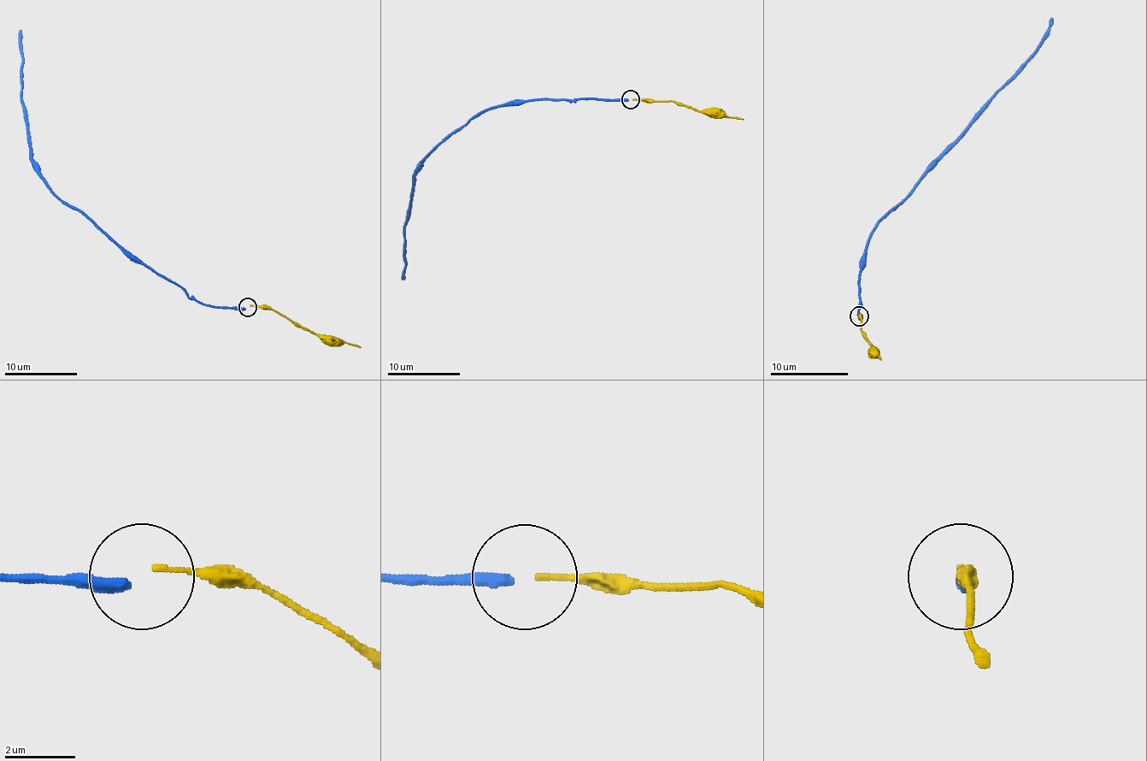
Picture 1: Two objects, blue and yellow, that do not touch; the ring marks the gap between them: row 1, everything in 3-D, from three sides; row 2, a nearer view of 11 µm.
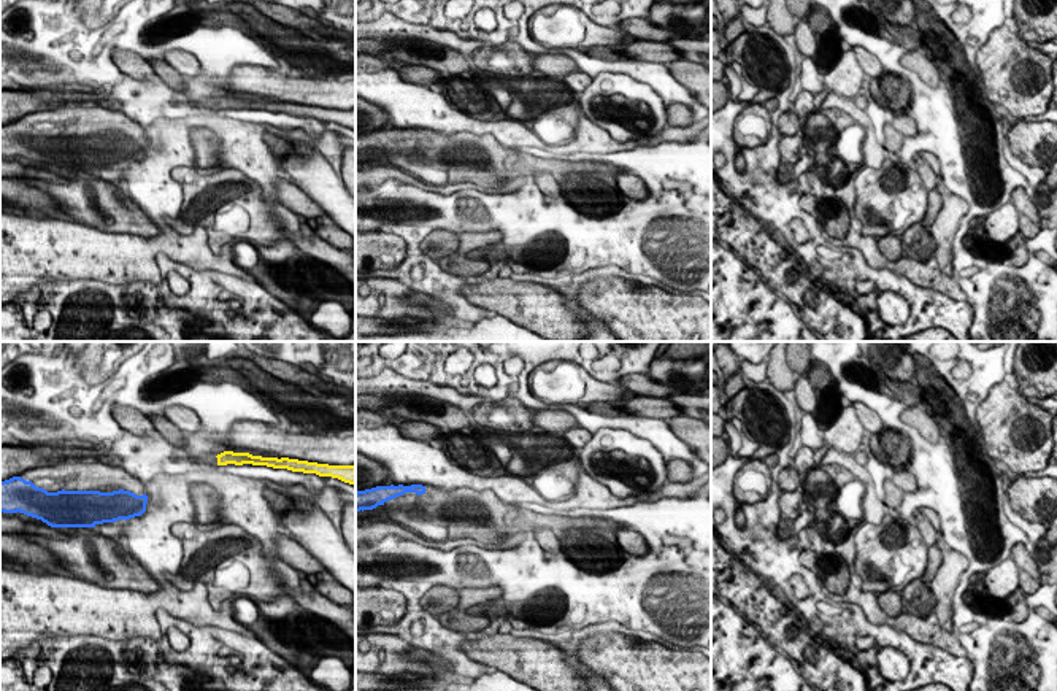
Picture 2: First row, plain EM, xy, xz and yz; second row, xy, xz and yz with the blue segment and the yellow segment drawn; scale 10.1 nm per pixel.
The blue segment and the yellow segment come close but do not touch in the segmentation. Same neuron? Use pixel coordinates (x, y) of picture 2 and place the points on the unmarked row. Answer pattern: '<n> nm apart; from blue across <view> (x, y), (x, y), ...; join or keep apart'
800 nm apart; from blue across xy (146, 140), (218, 108); keep apart

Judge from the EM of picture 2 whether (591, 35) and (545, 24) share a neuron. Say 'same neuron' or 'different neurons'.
same neuron

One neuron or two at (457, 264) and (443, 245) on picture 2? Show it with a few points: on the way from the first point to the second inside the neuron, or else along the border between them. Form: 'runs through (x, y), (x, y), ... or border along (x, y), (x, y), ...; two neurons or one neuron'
border along (454, 253), (445, 254), (437, 261); two neurons

